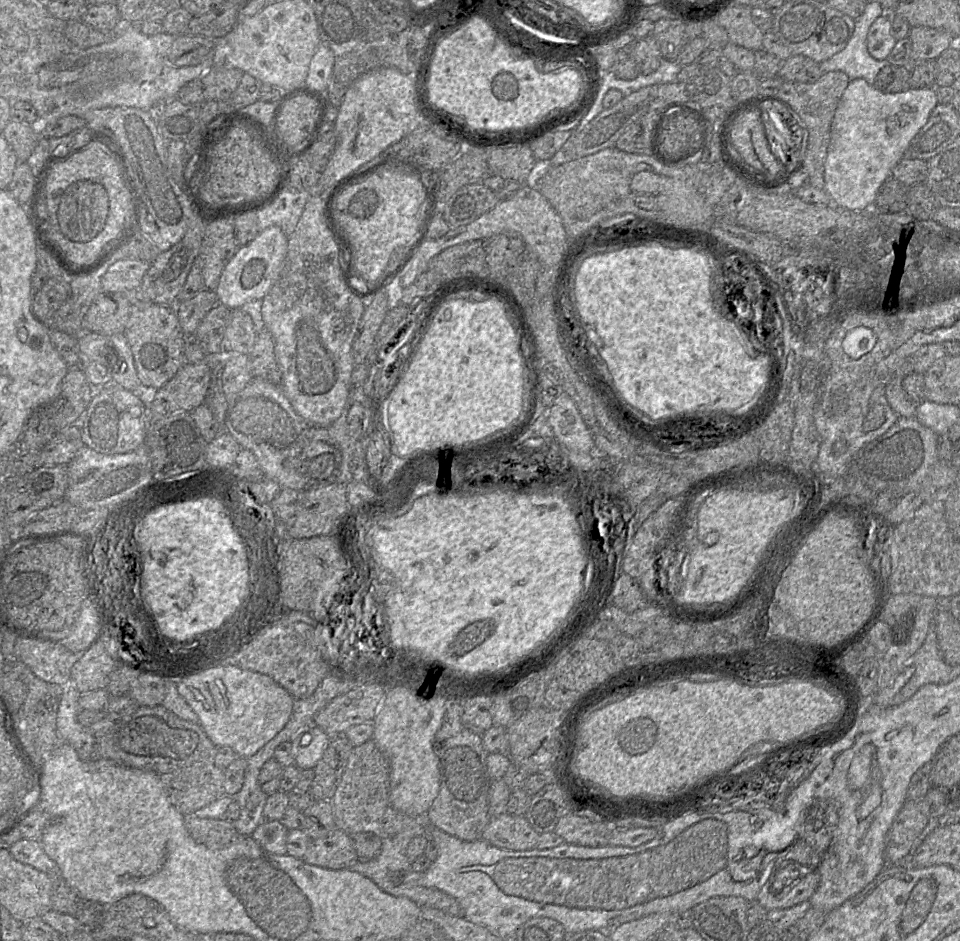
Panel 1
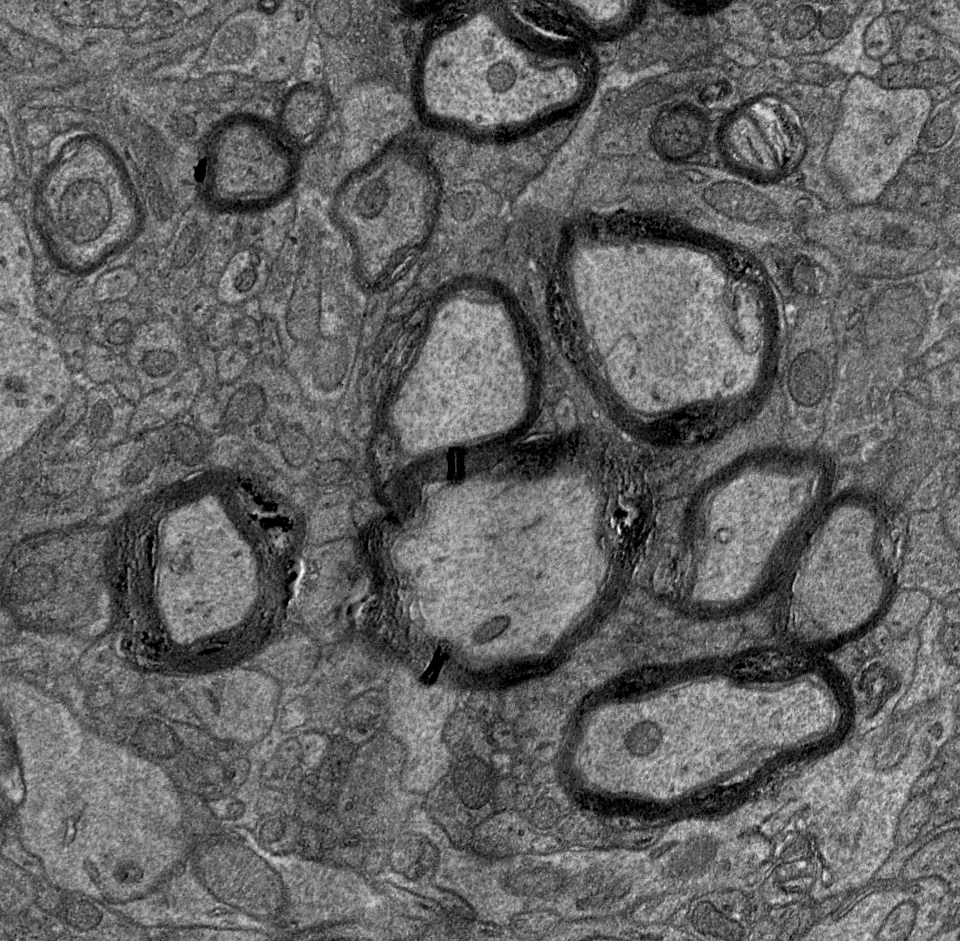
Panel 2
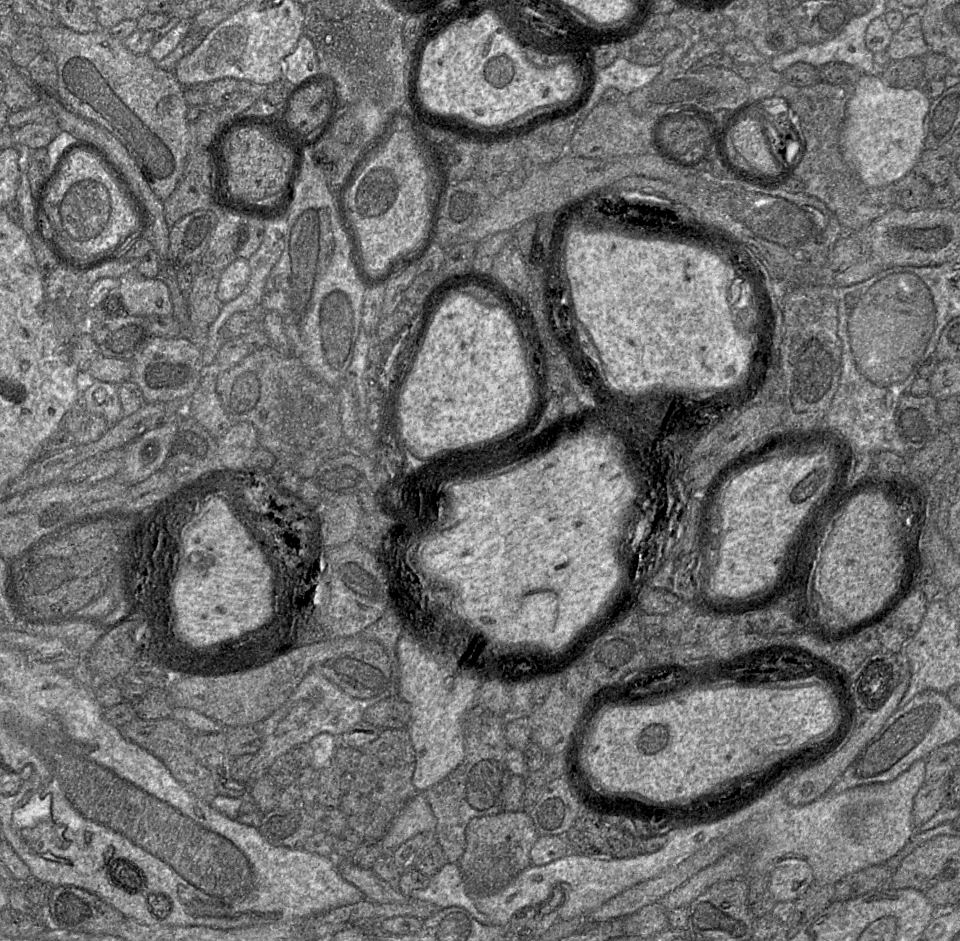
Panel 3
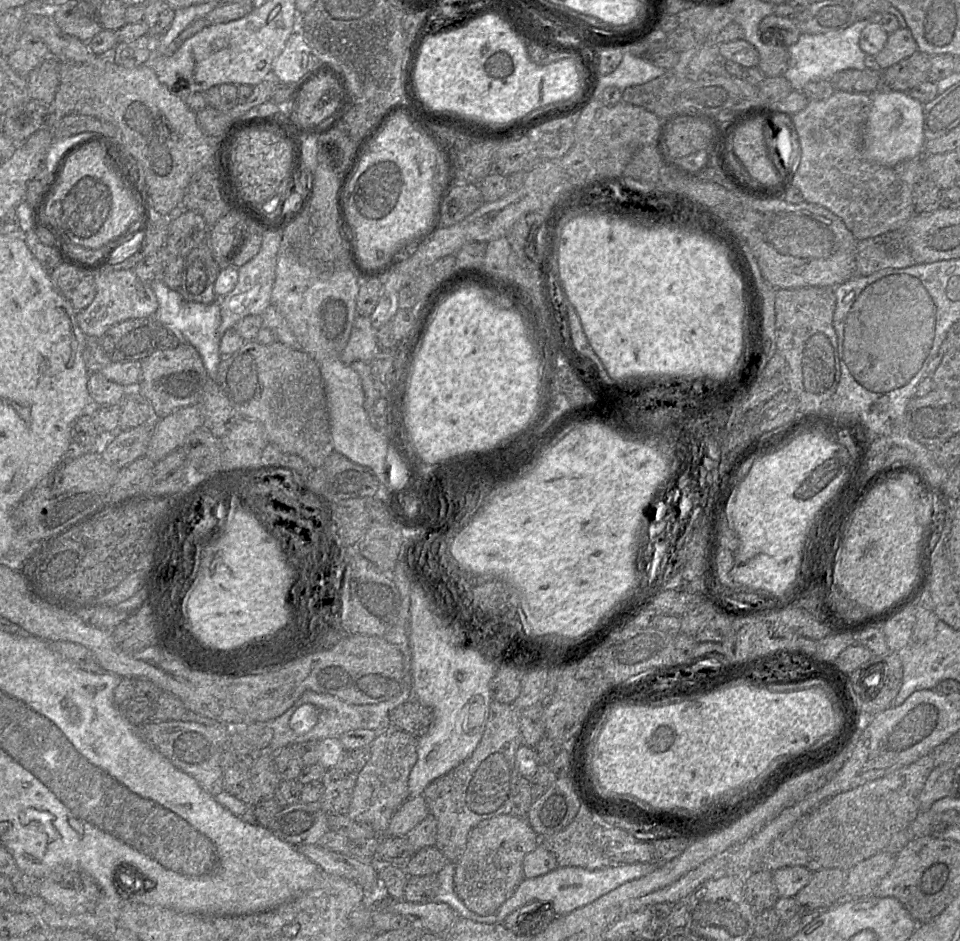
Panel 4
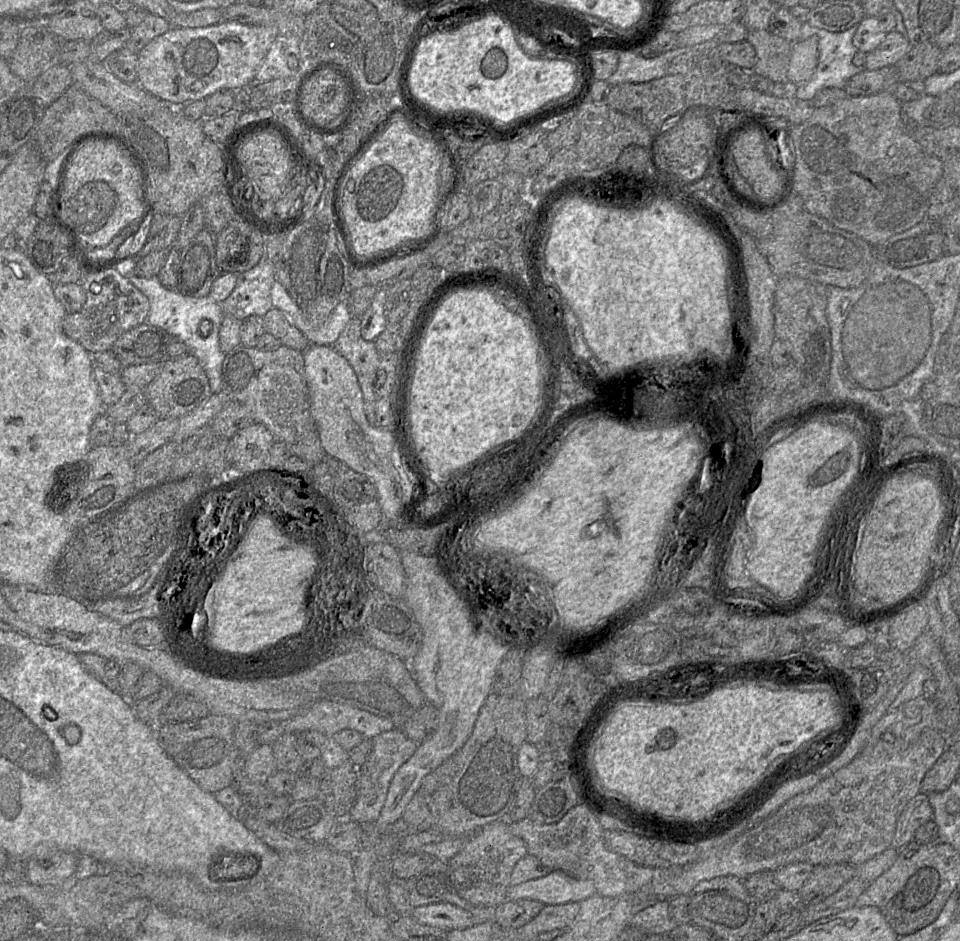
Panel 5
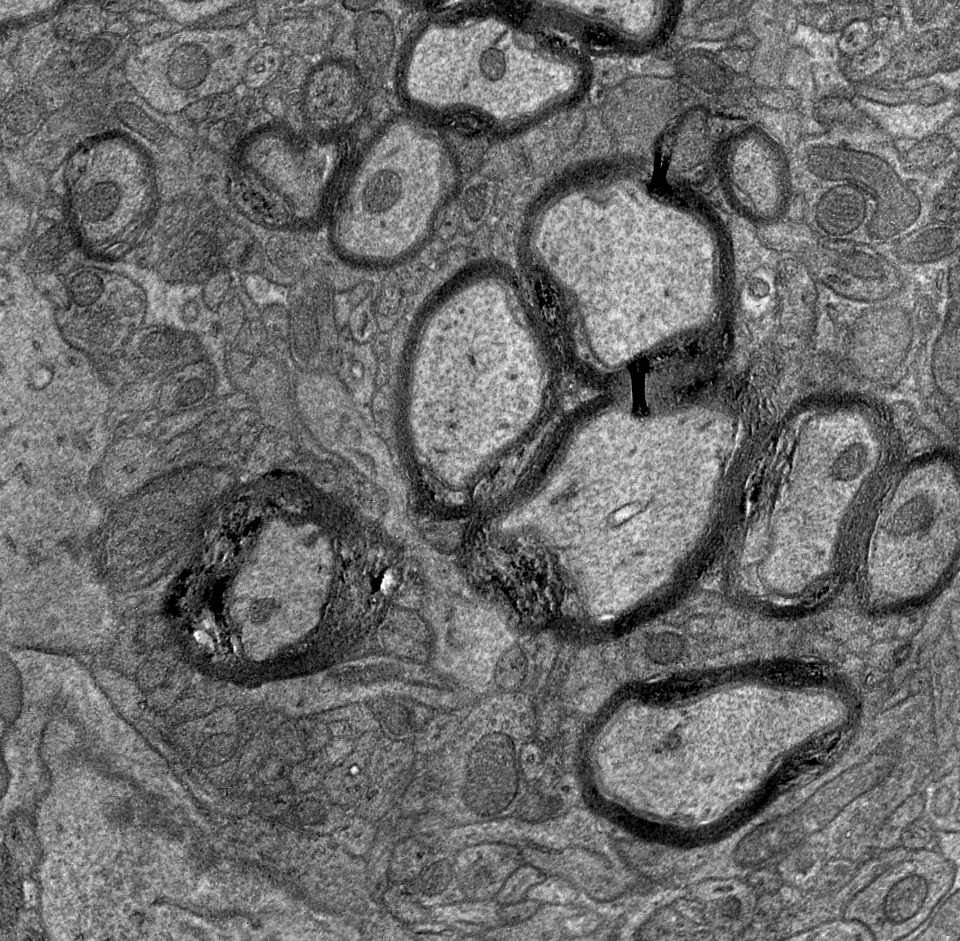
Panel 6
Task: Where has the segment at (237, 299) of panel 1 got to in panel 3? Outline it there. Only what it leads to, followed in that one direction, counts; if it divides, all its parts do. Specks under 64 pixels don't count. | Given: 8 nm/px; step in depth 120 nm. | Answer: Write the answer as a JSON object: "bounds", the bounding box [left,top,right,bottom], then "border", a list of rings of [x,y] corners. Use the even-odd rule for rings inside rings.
{"bounds":[217,257,250,304],"border":[[[237,257],[222,272],[217,286],[217,297],[223,304],[235,299],[250,278],[248,259]]]}

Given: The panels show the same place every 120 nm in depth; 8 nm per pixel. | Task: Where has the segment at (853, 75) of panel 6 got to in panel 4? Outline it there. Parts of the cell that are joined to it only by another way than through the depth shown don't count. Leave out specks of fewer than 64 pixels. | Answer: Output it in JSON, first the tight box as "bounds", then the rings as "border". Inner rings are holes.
{"bounds":[875,27,918,71],"border":[[[905,27],[888,35],[883,49],[875,56],[881,71],[904,60],[918,51],[918,46],[911,31]]]}

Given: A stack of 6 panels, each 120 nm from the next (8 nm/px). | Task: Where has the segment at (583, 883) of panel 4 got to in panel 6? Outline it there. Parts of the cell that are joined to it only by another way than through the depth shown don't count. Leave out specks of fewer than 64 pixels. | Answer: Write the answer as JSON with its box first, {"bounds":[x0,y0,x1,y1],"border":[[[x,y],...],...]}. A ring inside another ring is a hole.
{"bounds":[526,875,578,904],"border":[[[553,875],[544,882],[536,884],[526,892],[526,899],[536,900],[541,904],[573,904],[578,896],[578,889],[566,878]]]}

